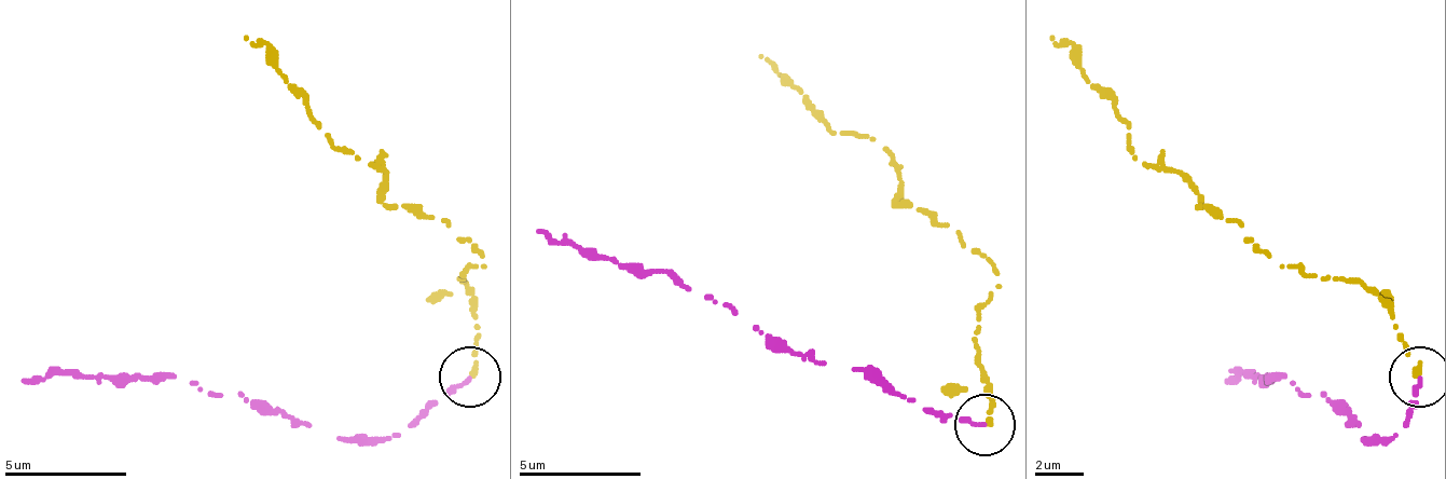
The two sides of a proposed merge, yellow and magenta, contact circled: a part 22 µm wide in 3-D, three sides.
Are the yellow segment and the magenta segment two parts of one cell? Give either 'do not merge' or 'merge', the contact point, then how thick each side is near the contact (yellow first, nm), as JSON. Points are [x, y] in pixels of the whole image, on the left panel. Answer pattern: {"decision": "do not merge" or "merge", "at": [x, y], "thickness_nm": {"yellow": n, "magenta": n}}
{"decision": "do not merge", "at": [469, 377], "thickness_nm": {"yellow": 240, "magenta": 190}}

